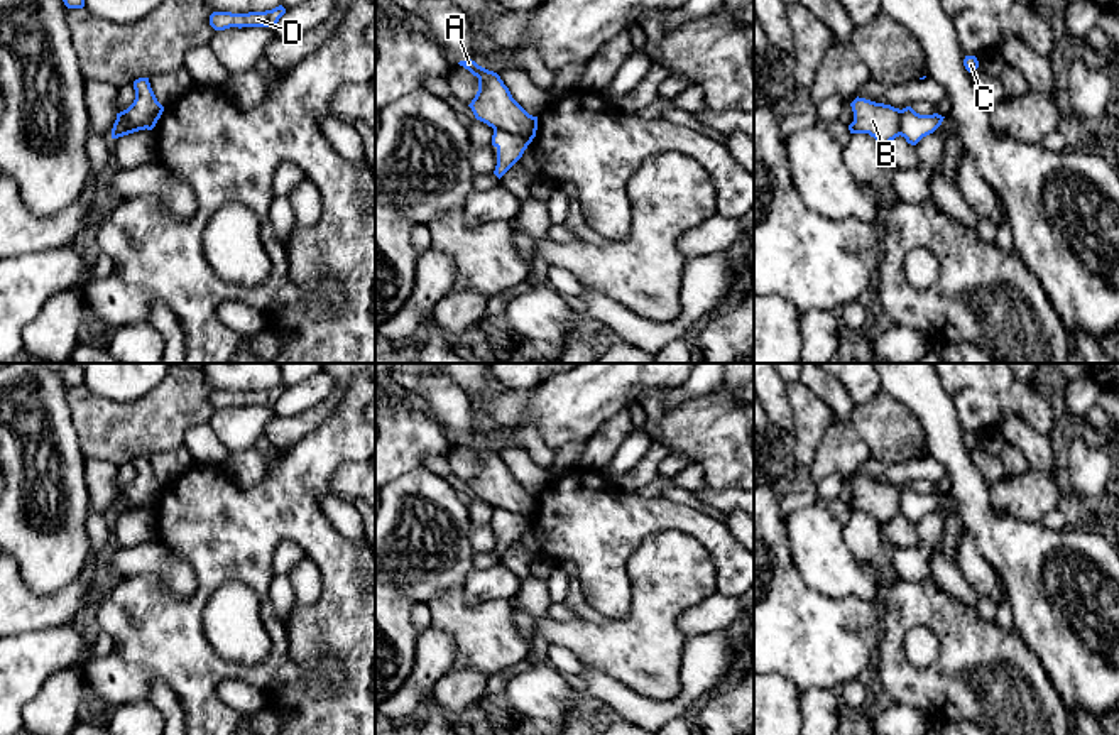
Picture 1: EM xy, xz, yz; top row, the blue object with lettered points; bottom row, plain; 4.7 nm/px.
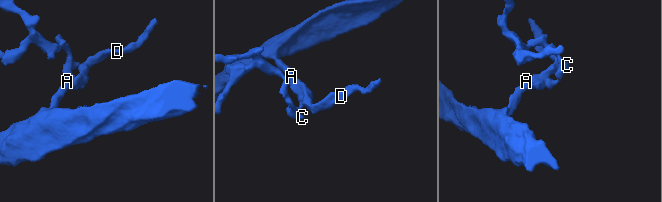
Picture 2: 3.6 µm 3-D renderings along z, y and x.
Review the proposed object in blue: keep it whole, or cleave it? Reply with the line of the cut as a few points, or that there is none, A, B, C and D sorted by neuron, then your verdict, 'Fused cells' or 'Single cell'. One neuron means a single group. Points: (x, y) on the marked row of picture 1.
Split along xz (494, 129), (504, 129), (531, 141). Groups: A B D / C. Fused cells

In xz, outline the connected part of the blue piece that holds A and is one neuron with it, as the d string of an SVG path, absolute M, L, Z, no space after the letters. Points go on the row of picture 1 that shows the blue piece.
M472 59L458 63L478 78L478 91L468 105L477 120L494 130L505 130L524 139L536 137L538 117L529 115L510 95L500 76Z

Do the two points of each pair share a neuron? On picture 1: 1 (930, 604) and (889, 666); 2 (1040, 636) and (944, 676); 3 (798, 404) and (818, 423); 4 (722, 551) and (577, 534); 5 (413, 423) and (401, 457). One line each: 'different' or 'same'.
1: same
2: different
3: same
4: same
5: same

